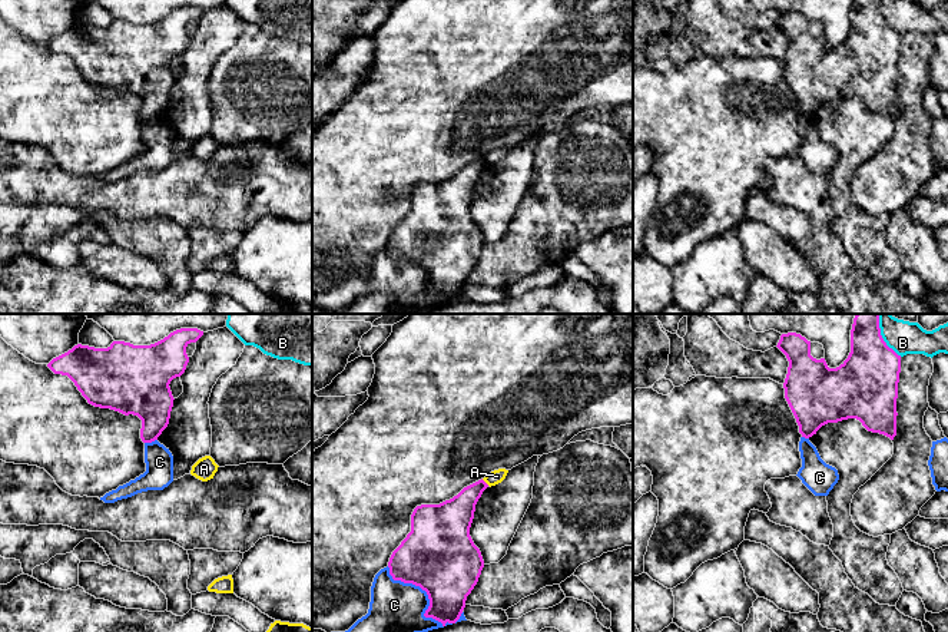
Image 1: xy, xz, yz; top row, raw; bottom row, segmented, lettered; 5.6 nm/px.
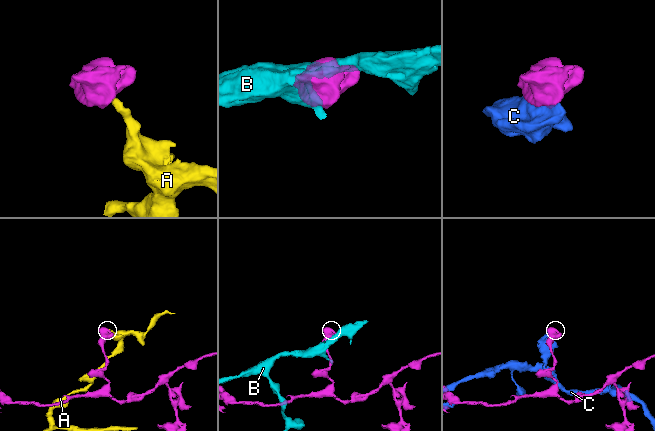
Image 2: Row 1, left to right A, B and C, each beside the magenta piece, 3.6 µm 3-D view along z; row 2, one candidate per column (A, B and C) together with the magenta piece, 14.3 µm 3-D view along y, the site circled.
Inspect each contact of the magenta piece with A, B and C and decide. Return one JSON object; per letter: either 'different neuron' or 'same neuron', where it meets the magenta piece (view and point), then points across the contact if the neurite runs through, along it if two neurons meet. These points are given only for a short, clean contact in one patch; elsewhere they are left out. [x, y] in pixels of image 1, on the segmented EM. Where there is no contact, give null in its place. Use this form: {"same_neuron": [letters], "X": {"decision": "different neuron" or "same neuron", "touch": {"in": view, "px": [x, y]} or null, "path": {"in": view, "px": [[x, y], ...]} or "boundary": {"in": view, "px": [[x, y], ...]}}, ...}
{"same_neuron": [], "A": {"decision": "different neuron", "touch": {"in": "xz", "px": [484, 482]}, "boundary": {"in": "xz", "px": [[481, 479], [489, 485]]}}, "B": {"decision": "different neuron", "touch": {"in": "yz", "px": [881, 337]}}, "C": {"decision": "different neuron", "touch": {"in": "xz", "px": [427, 594]}}}

